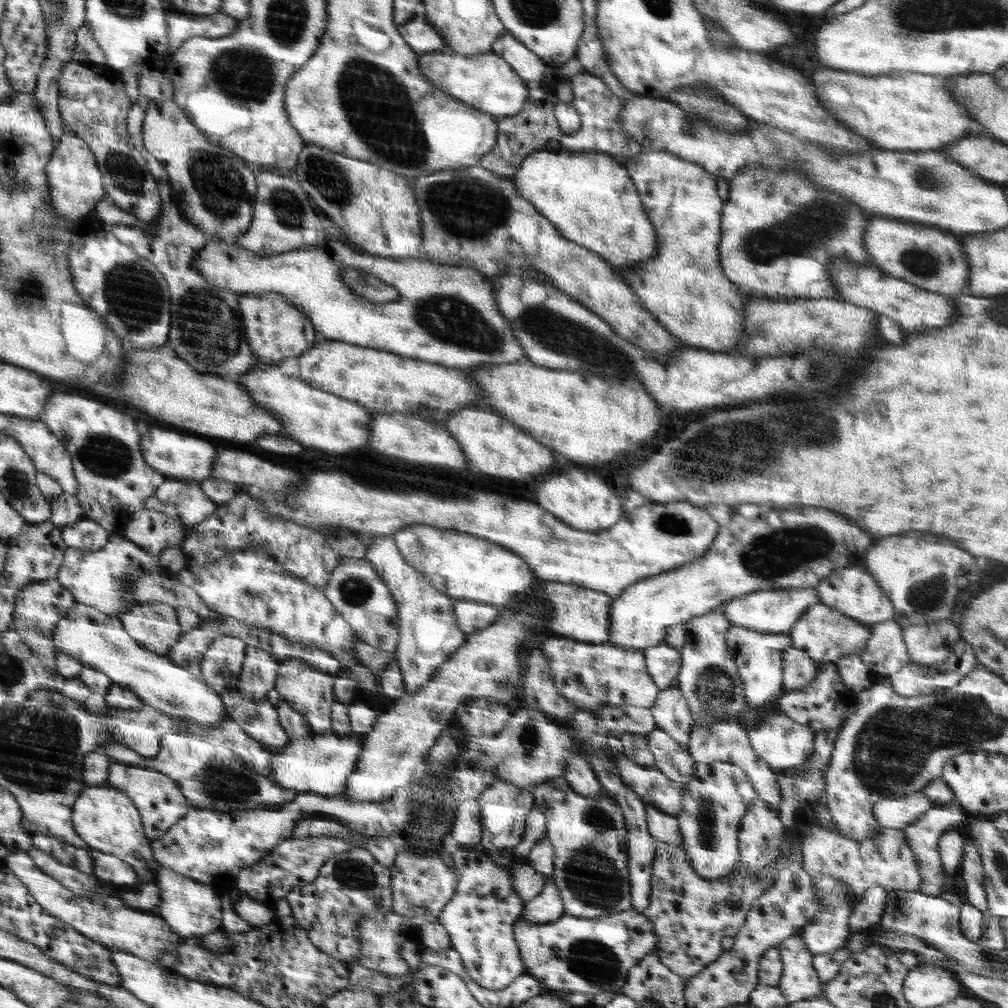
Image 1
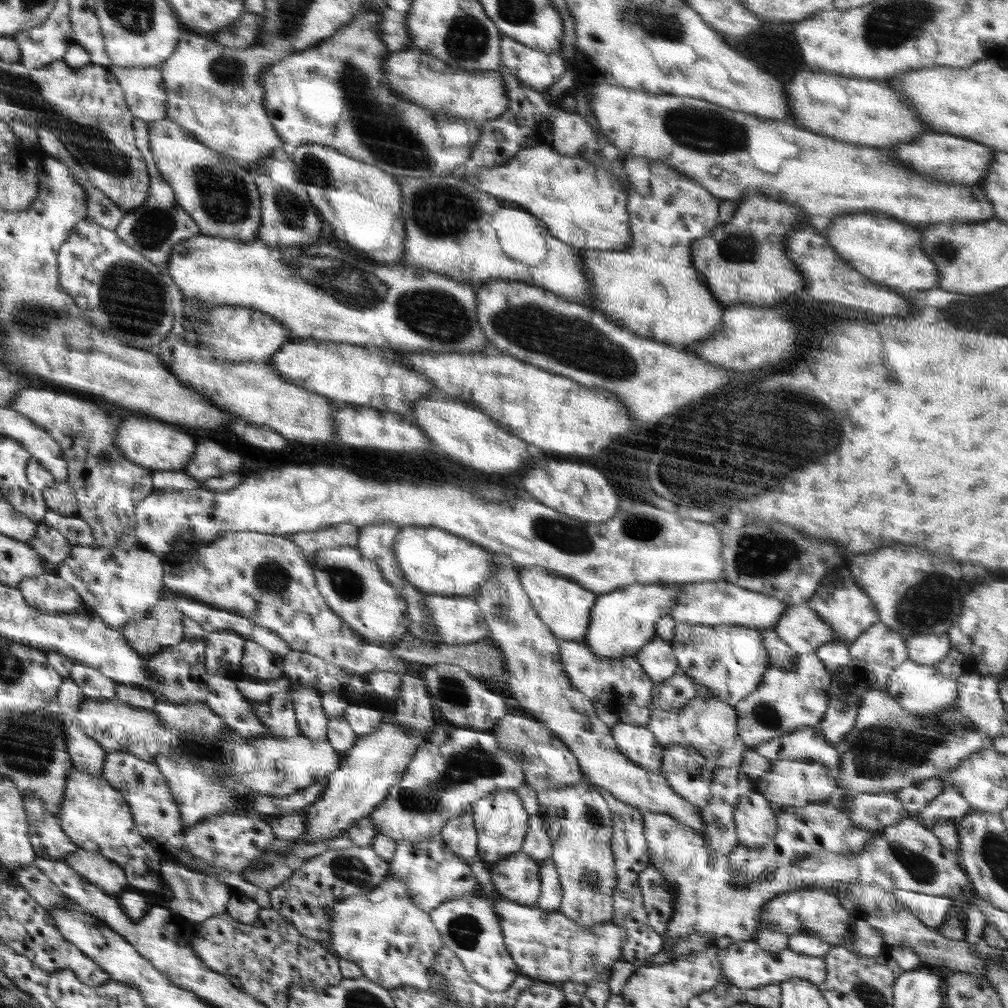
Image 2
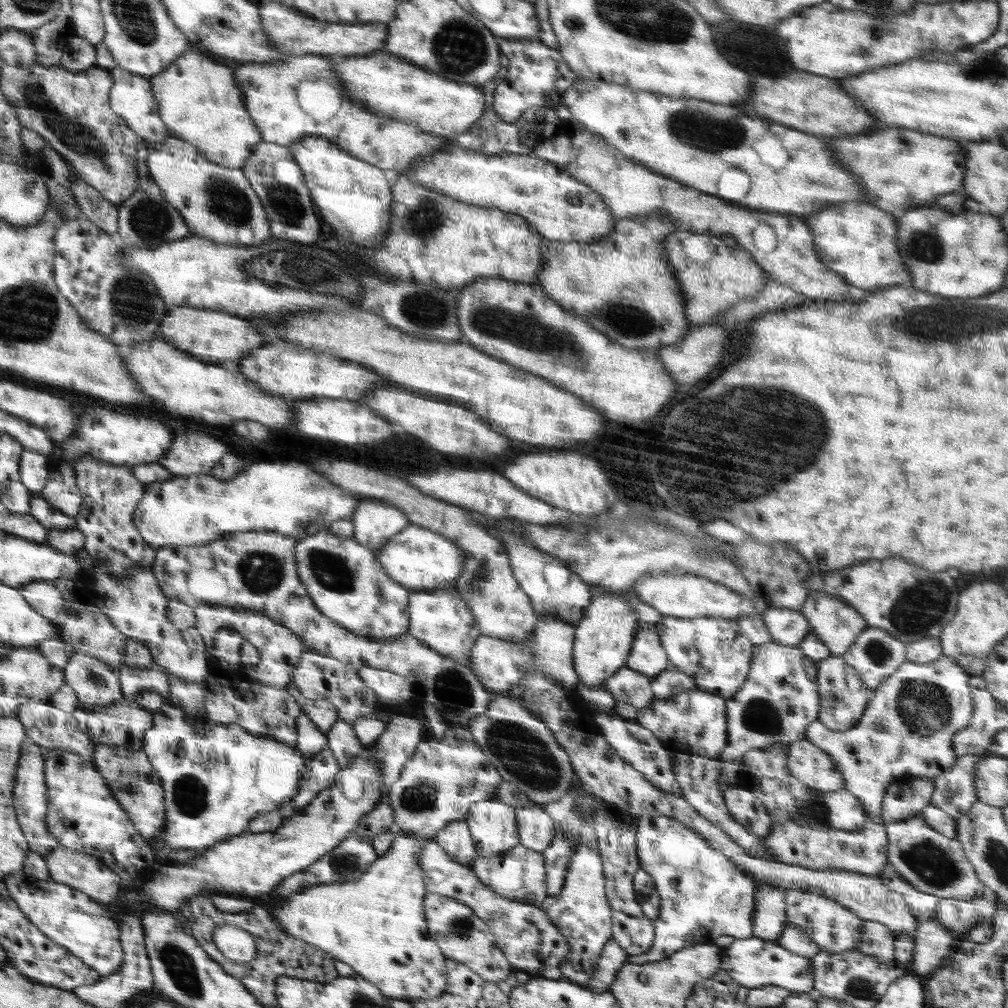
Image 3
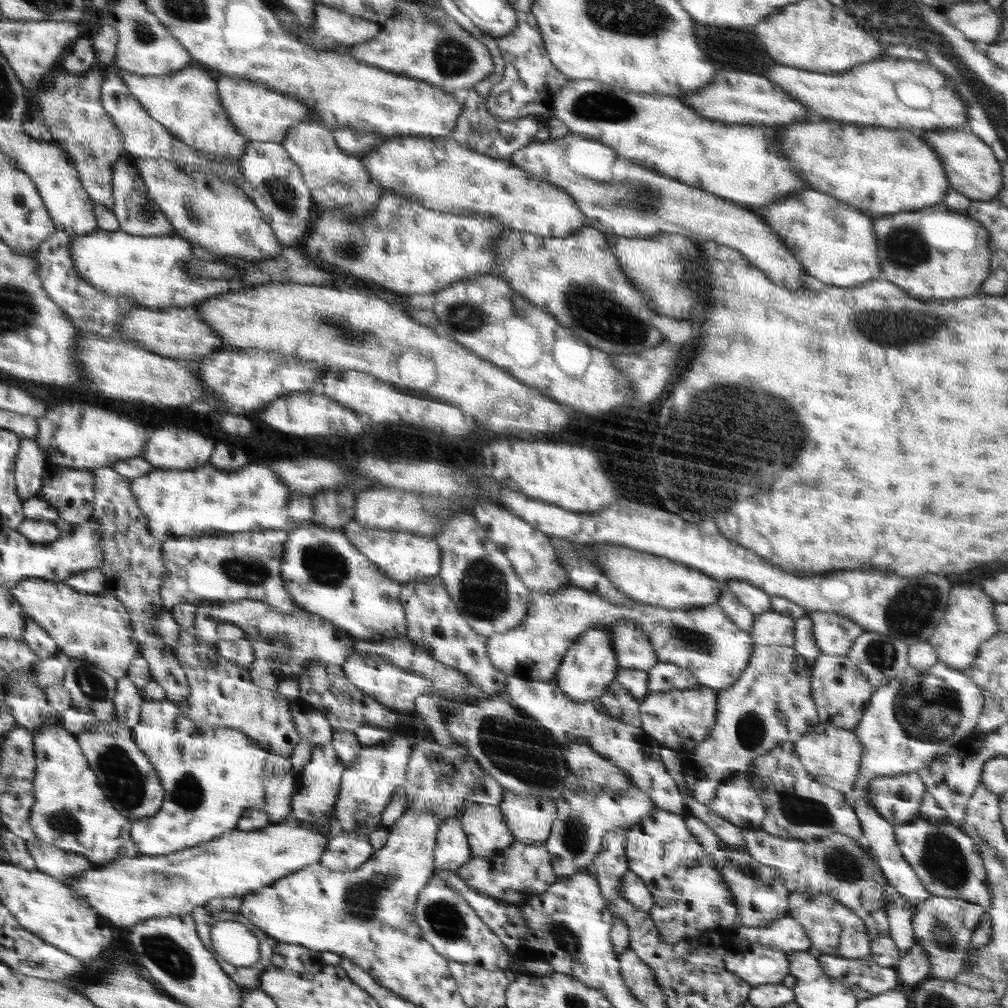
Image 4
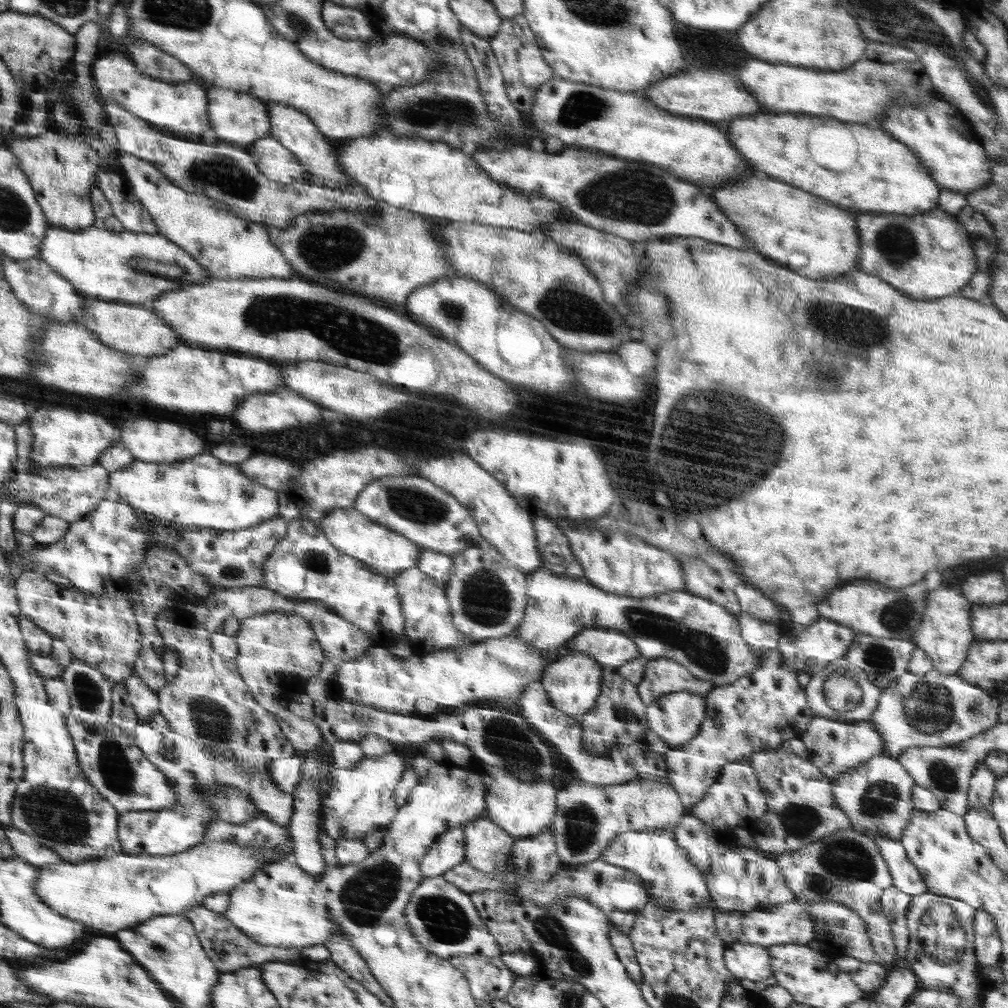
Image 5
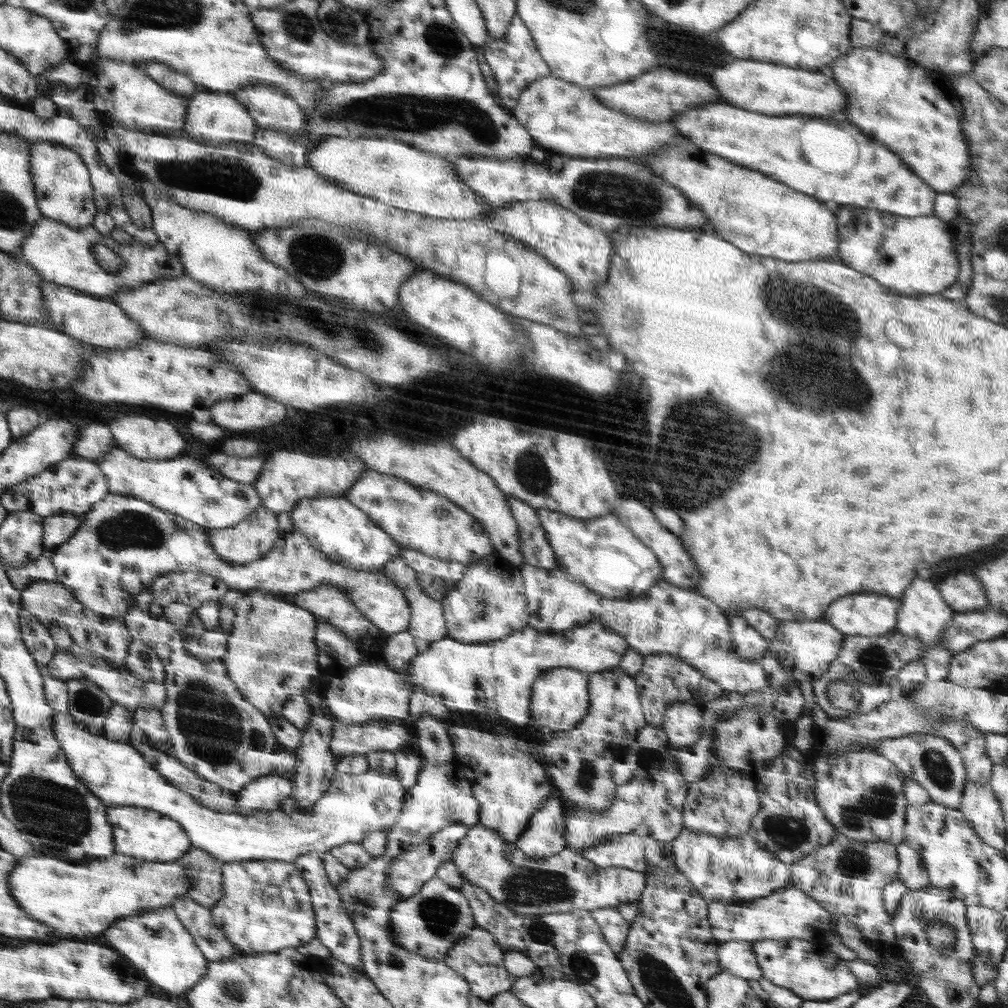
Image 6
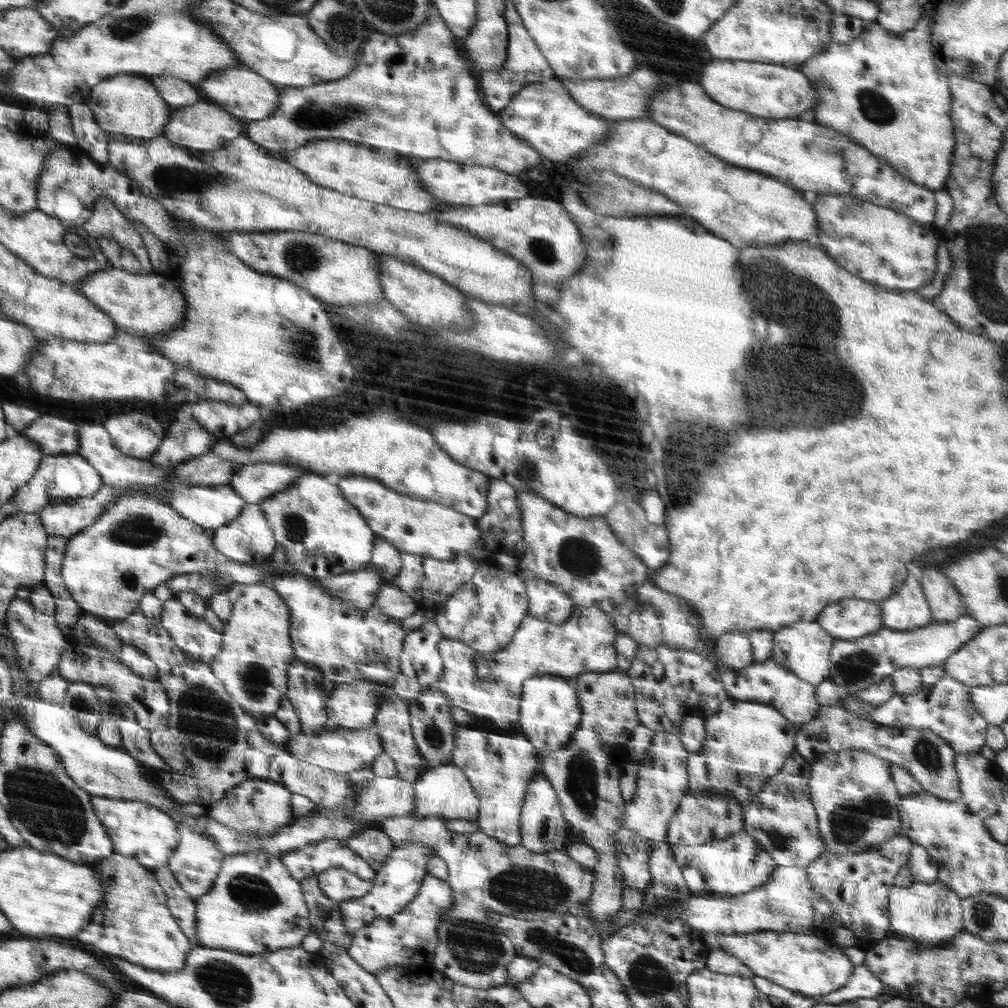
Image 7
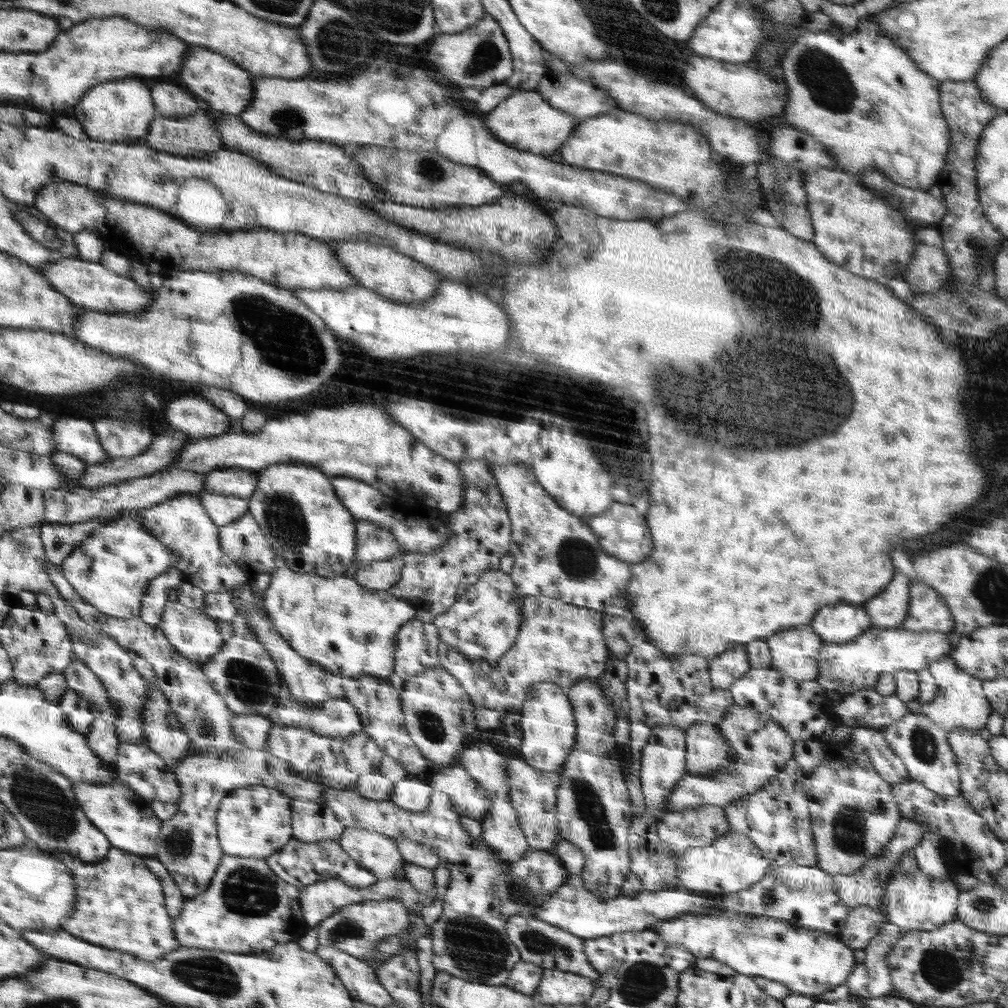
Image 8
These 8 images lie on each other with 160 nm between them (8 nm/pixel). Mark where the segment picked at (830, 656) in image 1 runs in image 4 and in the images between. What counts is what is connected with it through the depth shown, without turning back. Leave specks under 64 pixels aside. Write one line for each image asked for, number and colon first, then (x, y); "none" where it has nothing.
2: (799, 627)
3: (787, 627)
4: (772, 627)

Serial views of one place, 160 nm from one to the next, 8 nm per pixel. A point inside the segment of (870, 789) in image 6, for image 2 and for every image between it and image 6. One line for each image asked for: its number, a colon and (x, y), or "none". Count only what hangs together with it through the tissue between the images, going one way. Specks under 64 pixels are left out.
2: (914, 798)
3: (902, 800)
4: (897, 798)
5: (876, 796)

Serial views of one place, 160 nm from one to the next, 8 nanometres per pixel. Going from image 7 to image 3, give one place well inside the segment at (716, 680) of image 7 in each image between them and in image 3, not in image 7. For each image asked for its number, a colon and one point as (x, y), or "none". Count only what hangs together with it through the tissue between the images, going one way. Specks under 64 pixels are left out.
3: (671, 682)
4: (664, 677)
5: (662, 676)
6: (664, 680)

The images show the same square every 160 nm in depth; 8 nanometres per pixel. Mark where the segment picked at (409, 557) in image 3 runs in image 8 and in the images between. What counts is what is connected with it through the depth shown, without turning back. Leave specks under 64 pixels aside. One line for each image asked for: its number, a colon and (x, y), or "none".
4: (408, 558)
5: (387, 552)
6: (333, 524)
7: (322, 534)
8: (302, 517)

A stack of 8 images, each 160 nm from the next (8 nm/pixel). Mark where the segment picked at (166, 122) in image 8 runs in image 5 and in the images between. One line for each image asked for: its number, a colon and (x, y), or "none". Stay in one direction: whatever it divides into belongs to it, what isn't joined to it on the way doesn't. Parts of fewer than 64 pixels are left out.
5: (239, 118)
6: (214, 118)
7: (205, 126)

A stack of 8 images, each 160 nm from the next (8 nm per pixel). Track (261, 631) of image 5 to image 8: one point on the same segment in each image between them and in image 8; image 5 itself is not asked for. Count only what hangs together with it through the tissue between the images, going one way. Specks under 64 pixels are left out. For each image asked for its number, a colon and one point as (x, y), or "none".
6: (271, 652)
7: (257, 652)
8: (247, 678)

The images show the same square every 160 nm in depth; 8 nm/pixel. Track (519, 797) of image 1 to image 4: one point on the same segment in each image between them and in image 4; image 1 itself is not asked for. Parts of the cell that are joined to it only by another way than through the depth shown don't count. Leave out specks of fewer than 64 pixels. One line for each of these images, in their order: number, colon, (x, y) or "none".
2: (501, 821)
3: (493, 825)
4: (487, 832)

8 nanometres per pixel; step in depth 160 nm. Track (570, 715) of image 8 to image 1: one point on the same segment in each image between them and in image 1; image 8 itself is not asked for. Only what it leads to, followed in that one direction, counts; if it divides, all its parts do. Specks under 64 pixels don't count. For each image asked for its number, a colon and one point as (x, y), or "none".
1: (797, 548)
2: (623, 621)
3: (603, 638)
4: (590, 665)
5: (573, 681)
6: (560, 699)
7: (550, 713)

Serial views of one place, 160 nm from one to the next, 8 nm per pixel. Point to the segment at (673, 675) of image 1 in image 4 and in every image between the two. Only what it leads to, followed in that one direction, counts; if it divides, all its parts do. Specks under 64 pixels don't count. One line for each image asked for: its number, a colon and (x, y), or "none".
2: (658, 660)
3: (647, 656)
4: (633, 649)

